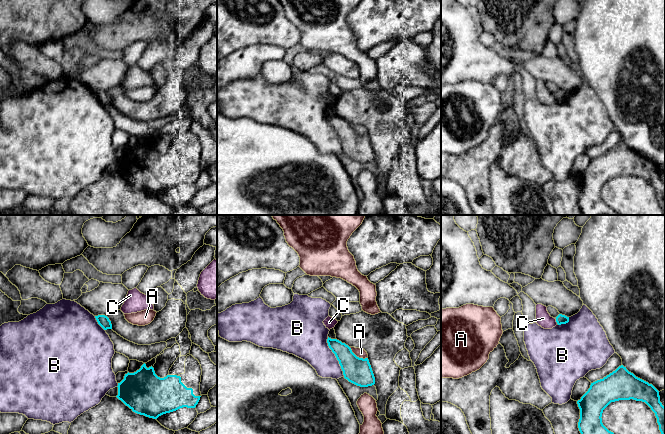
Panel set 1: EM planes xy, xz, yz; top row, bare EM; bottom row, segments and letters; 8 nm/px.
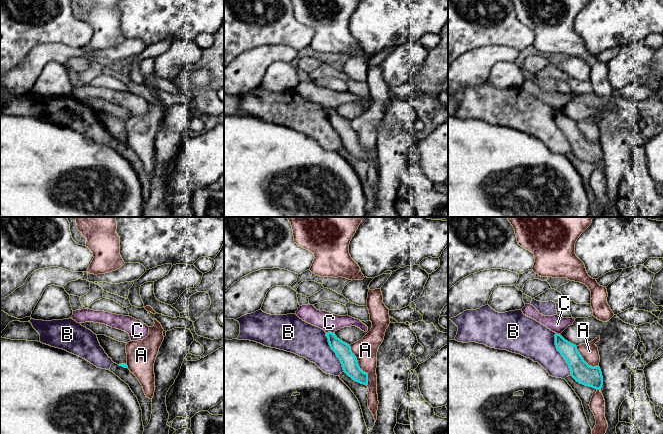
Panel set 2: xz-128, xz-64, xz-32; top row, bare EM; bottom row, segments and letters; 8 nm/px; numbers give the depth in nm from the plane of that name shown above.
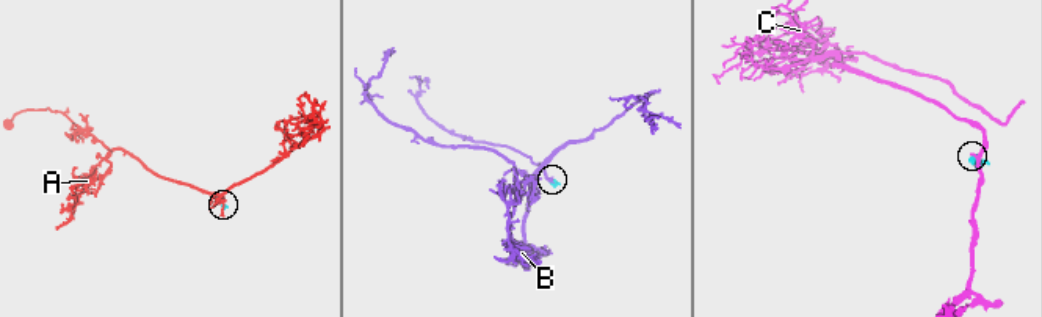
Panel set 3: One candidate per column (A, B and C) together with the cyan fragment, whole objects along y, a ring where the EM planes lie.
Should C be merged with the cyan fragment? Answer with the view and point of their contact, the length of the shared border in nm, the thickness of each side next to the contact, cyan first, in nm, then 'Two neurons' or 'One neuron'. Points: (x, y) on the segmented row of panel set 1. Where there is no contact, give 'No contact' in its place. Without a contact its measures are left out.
Touches cyan at yz (556, 321). Shared border 40 nm. Thickness 80 nm (cyan) against 120 nm. Two neurons

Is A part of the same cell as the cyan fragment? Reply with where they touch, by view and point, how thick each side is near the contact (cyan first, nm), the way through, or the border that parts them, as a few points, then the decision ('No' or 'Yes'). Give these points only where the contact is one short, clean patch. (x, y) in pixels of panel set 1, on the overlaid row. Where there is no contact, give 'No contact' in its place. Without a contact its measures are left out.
Touches cyan at xz (358, 357). Thickness 220 nm (cyan) against 80 nm. Boundary: xz (349, 347), (357, 356), (367, 358). No

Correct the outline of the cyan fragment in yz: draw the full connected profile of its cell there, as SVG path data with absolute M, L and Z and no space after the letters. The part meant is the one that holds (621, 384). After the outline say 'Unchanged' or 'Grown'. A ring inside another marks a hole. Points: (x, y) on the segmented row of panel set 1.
M623 365L603 379L591 383L588 391L577 401L580 433L614 434L602 423L603 410L611 402L630 399L645 402L655 413L661 434L665 434L665 407L660 402L659 391Z. Unchanged

